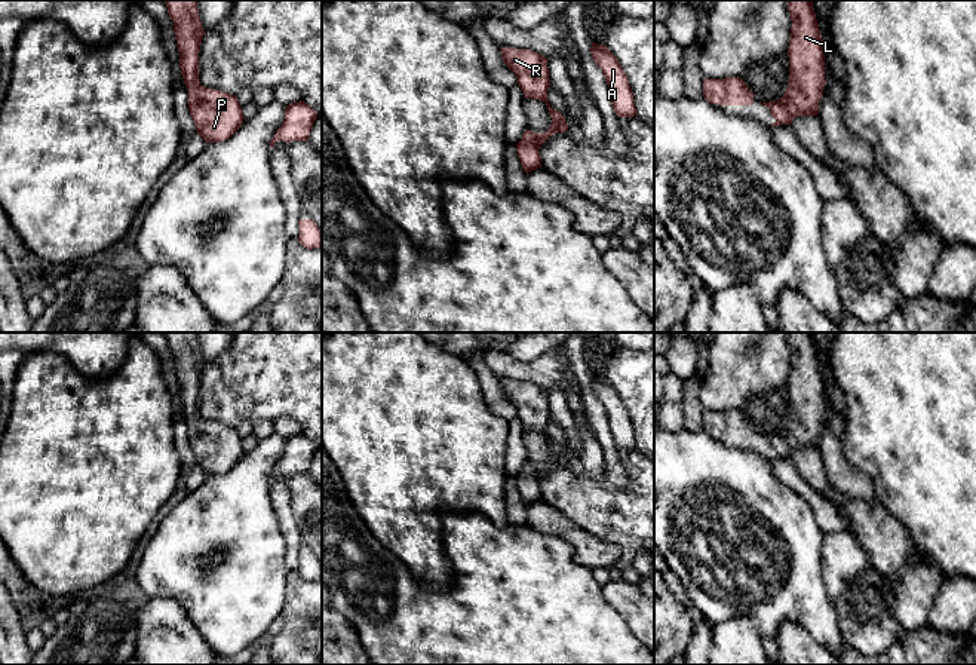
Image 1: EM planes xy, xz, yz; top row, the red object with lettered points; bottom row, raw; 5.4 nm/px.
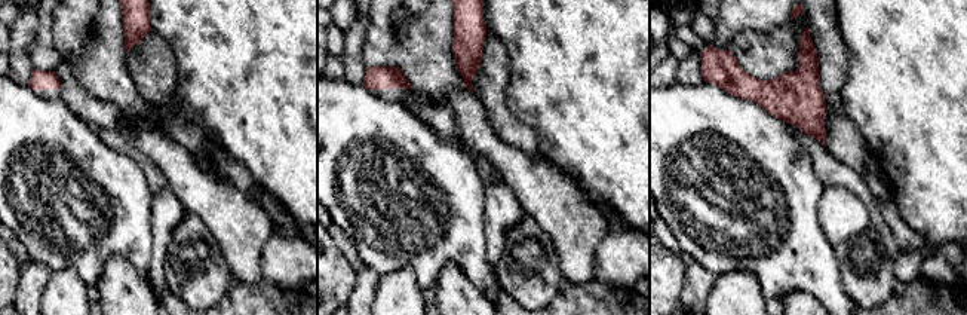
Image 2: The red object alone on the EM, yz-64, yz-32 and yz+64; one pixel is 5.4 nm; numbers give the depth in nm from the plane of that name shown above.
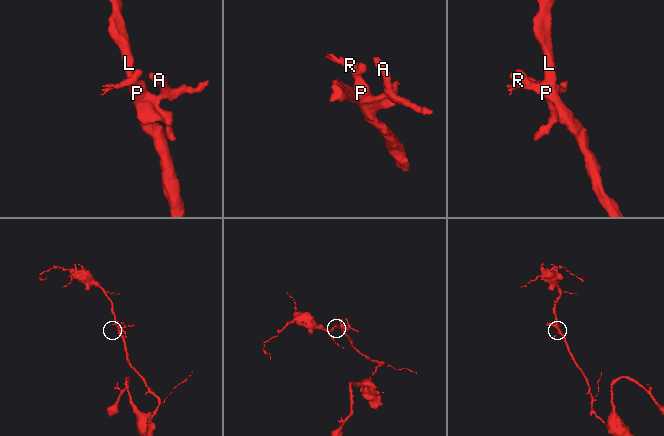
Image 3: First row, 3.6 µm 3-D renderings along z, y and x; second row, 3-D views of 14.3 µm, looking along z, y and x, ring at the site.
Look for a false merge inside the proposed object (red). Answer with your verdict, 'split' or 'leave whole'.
leave whole

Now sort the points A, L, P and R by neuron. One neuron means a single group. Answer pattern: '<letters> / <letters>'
A L P R

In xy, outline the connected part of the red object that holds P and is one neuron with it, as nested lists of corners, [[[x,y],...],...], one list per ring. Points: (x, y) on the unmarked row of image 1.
[[[163,332],[174,355],[179,401],[188,422],[188,442],[197,466],[206,475],[228,472],[242,457],[243,445],[236,428],[200,417],[199,384],[205,367],[196,332]]]

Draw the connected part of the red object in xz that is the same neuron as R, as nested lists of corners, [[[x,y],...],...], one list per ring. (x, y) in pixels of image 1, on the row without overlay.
[[[500,380],[503,393],[518,411],[518,419],[525,430],[543,433],[550,445],[552,459],[543,465],[535,466],[527,462],[522,472],[516,476],[518,490],[528,506],[541,500],[540,478],[552,468],[568,463],[565,450],[553,442],[547,435],[547,422],[550,419],[547,390],[531,381]]]

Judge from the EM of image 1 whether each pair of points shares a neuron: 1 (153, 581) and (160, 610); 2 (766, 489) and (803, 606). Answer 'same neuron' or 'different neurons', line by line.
1: different neurons
2: same neuron

